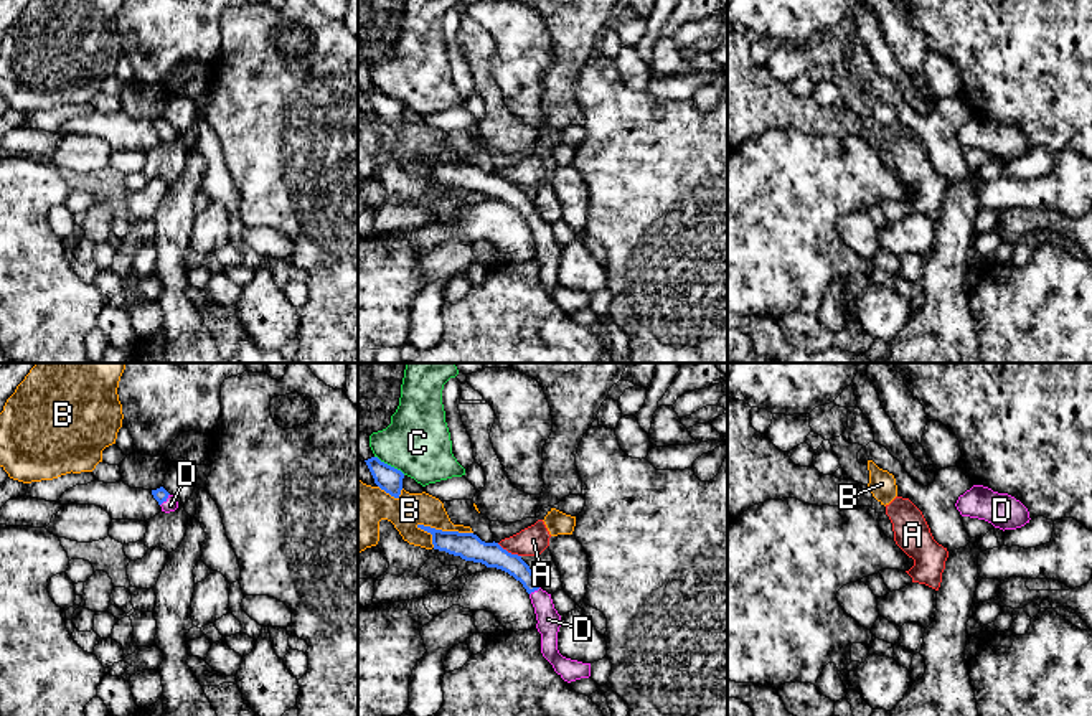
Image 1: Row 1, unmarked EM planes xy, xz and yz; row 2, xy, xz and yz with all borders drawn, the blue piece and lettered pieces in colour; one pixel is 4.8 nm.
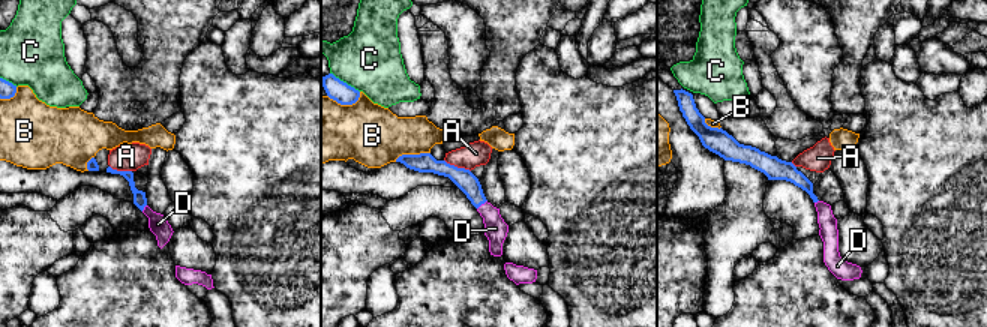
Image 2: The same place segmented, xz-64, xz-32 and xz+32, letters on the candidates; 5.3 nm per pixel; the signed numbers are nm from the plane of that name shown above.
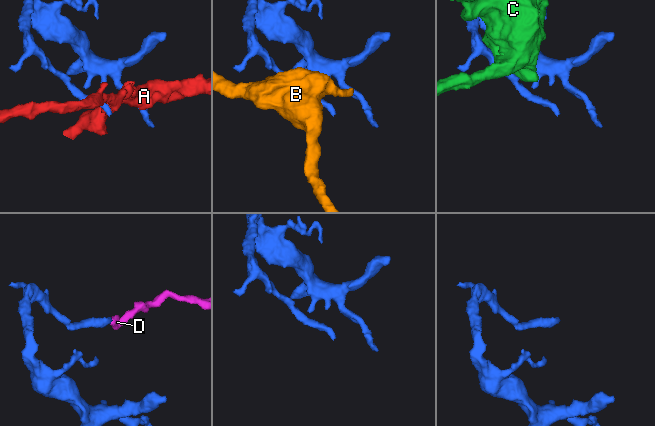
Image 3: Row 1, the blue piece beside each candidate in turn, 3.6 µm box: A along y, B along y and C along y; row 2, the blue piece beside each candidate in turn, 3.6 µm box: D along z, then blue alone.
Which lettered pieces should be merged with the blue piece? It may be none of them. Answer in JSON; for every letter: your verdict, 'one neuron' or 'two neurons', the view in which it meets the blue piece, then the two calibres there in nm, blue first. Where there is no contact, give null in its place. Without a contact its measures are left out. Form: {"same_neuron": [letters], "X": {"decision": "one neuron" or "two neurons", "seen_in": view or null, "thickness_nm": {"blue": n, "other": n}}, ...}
{"same_neuron": ["D"], "A": {"decision": "two neurons", "seen_in": "xz", "thickness_nm": {"blue": 140, "other": 140}}, "B": {"decision": "two neurons", "seen_in": "xz", "thickness_nm": {"blue": 140, "other": 160}}, "C": {"decision": "two neurons", "seen_in": "xz", "thickness_nm": {"blue": 120, "other": 320}}, "D": {"decision": "one neuron", "seen_in": "xy", "thickness_nm": {"blue": 70, "other": 60}}}

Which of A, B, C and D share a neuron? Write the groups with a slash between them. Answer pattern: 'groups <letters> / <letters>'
groups A / B / C / D

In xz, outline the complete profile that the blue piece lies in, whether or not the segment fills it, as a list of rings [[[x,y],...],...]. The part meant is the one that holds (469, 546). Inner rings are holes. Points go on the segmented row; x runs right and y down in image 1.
[[[417,525],[417,528],[432,535],[434,549],[460,556],[465,561],[482,563],[487,568],[501,569],[520,581],[534,607],[543,657],[567,683],[591,676],[591,663],[571,660],[559,653],[558,632],[561,627],[561,615],[554,609],[551,594],[539,587],[533,569],[521,556],[508,553],[495,541],[485,543],[473,533],[442,531],[424,525]]]

